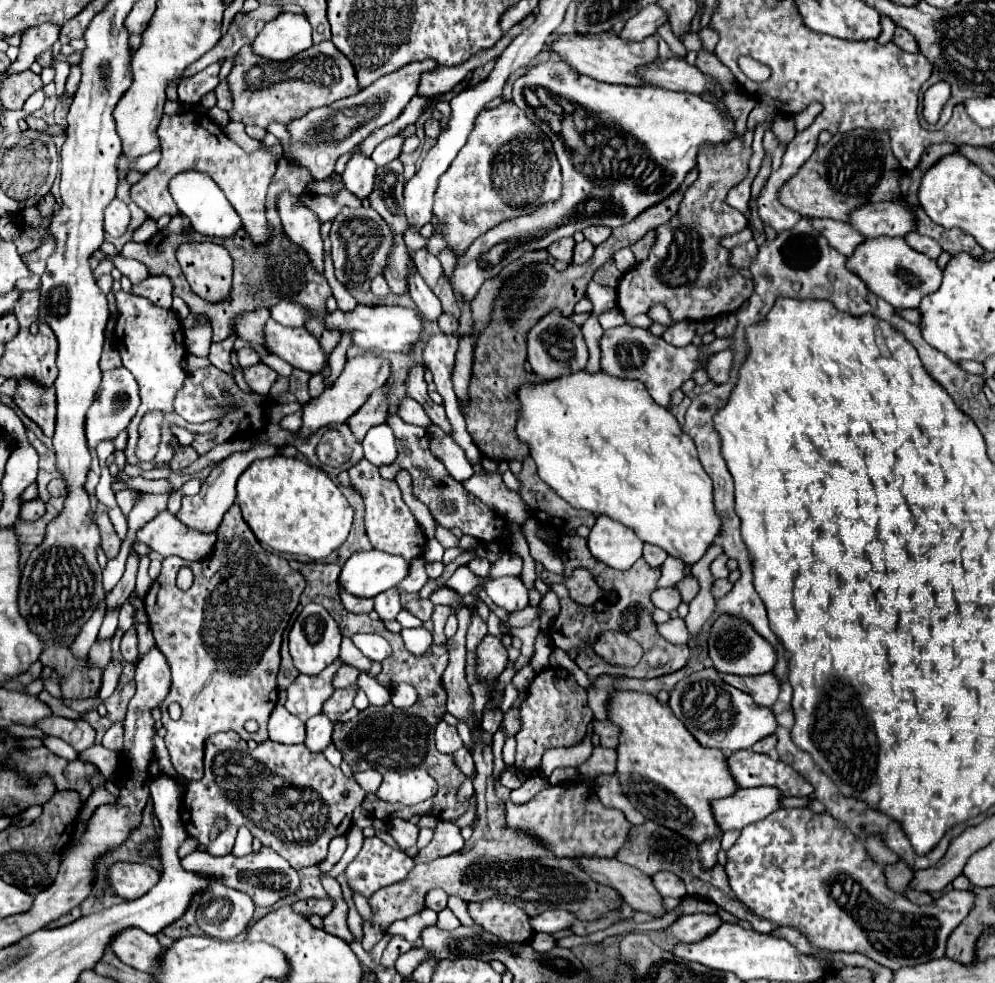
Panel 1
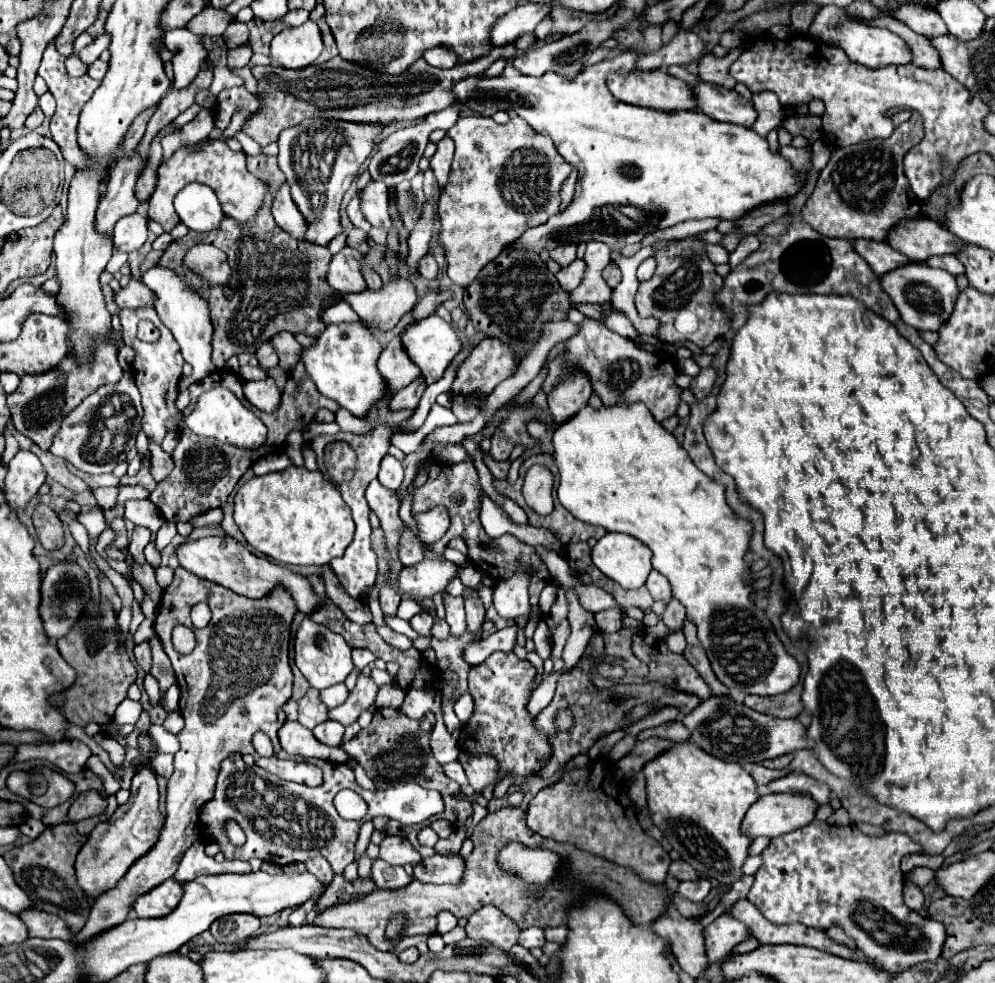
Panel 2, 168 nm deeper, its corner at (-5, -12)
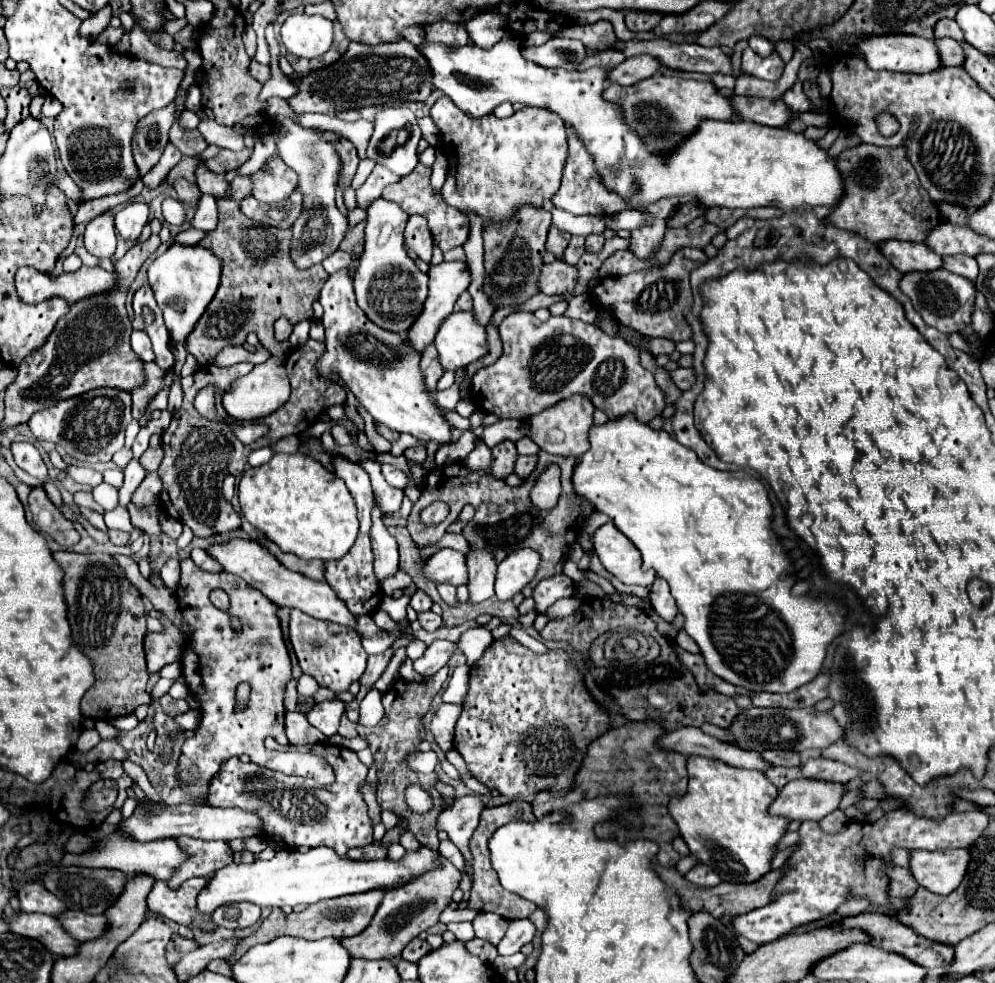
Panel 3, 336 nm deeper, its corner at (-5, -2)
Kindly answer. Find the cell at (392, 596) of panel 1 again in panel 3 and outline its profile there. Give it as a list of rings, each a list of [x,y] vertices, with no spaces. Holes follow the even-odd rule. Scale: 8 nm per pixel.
[[[374,500],[370,538],[372,538],[372,552],[374,552],[374,572],[378,580],[384,580],[398,570],[398,544],[394,536],[388,534],[388,528],[384,526],[382,518],[384,512]]]

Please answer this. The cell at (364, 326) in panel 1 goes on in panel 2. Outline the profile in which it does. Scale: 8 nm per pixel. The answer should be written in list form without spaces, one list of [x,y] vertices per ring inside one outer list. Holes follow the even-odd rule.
[[[436,314],[418,322],[410,322],[402,330],[400,338],[408,358],[416,360],[426,384],[440,380],[446,366],[460,350],[460,340],[452,324],[444,322]]]

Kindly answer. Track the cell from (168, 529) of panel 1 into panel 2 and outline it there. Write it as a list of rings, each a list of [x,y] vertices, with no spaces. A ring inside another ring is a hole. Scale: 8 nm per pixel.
[[[208,536],[208,538],[200,538],[200,540],[186,540],[184,544],[176,546],[174,550],[180,566],[192,574],[196,574],[198,578],[210,580],[214,584],[226,586],[230,590],[234,590],[236,594],[244,594],[248,598],[262,598],[266,596],[276,584],[282,584],[286,590],[290,590],[290,594],[296,600],[296,606],[300,612],[308,614],[318,606],[318,598],[312,592],[312,586],[308,584],[308,580],[300,574],[290,572],[284,566],[278,566],[266,558],[258,558],[254,556],[248,548],[244,548],[240,542],[236,542],[234,538],[226,536]]]

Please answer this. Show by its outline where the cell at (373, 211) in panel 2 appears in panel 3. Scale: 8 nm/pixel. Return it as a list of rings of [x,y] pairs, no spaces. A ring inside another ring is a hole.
[[[378,198],[368,208],[366,218],[366,236],[364,236],[364,254],[358,260],[354,272],[354,292],[356,302],[362,312],[380,328],[390,332],[404,332],[420,314],[428,296],[428,276],[418,270],[418,266],[408,258],[404,248],[404,226],[408,214],[400,210],[394,202]]]

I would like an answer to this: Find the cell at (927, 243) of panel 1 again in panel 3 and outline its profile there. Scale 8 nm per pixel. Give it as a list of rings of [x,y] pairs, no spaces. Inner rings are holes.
[[[962,254],[944,256],[944,268],[950,270],[952,274],[968,278],[968,280],[974,280],[978,276],[978,262],[972,256],[962,256]]]

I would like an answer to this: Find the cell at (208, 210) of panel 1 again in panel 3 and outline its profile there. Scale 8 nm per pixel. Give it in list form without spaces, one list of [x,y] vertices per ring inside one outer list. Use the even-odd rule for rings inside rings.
[[[176,178],[176,182],[174,182],[174,190],[178,192],[178,198],[184,202],[184,204],[188,204],[188,206],[196,206],[198,202],[200,202],[200,188],[198,186],[194,186],[194,184],[190,184],[188,180],[184,180],[184,178]]]

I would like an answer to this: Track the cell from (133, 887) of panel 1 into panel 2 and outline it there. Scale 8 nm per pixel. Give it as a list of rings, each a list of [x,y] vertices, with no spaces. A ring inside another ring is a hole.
[[[168,878],[160,886],[148,890],[144,896],[140,896],[134,902],[134,910],[140,918],[166,916],[176,908],[176,904],[180,902],[180,896],[182,896],[182,886],[174,878]]]

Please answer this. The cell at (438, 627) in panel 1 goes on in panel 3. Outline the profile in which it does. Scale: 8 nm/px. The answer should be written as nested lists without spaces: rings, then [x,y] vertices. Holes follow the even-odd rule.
[[[430,610],[430,612],[420,612],[420,614],[418,614],[418,622],[420,622],[420,626],[422,626],[424,630],[434,632],[434,630],[438,630],[438,626],[442,624],[442,618]]]

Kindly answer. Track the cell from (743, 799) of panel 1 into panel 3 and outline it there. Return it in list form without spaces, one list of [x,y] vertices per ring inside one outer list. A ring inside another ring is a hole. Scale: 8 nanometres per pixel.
[[[796,778],[780,790],[778,798],[770,806],[770,814],[780,814],[780,816],[786,816],[790,820],[800,820],[800,822],[804,820],[818,822],[838,808],[844,794],[846,794],[846,784],[832,784],[832,782],[812,780],[812,778]]]

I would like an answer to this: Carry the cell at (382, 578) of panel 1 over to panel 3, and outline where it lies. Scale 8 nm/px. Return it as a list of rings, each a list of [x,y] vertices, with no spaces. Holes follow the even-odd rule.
[[[444,548],[424,562],[424,574],[434,582],[450,582],[454,586],[468,584],[468,568],[464,554]]]

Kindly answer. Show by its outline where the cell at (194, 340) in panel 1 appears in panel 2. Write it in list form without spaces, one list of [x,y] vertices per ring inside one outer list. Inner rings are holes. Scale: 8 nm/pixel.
[[[150,268],[142,274],[142,282],[156,292],[158,300],[156,300],[156,312],[160,316],[160,320],[172,330],[176,342],[180,344],[180,352],[184,356],[184,360],[192,366],[192,373],[188,377],[181,377],[178,383],[179,392],[183,392],[192,385],[196,380],[202,380],[206,376],[210,376],[216,366],[212,364],[212,324],[208,320],[208,306],[206,302],[196,296],[194,292],[190,292],[182,280],[168,268]]]

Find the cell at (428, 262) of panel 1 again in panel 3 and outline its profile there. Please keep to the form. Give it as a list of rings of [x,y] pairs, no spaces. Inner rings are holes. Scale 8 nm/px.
[[[410,216],[408,218],[406,230],[404,230],[404,240],[406,240],[406,246],[410,250],[414,250],[420,260],[430,262],[434,244],[432,244],[432,234],[430,234],[426,220],[422,216]]]

